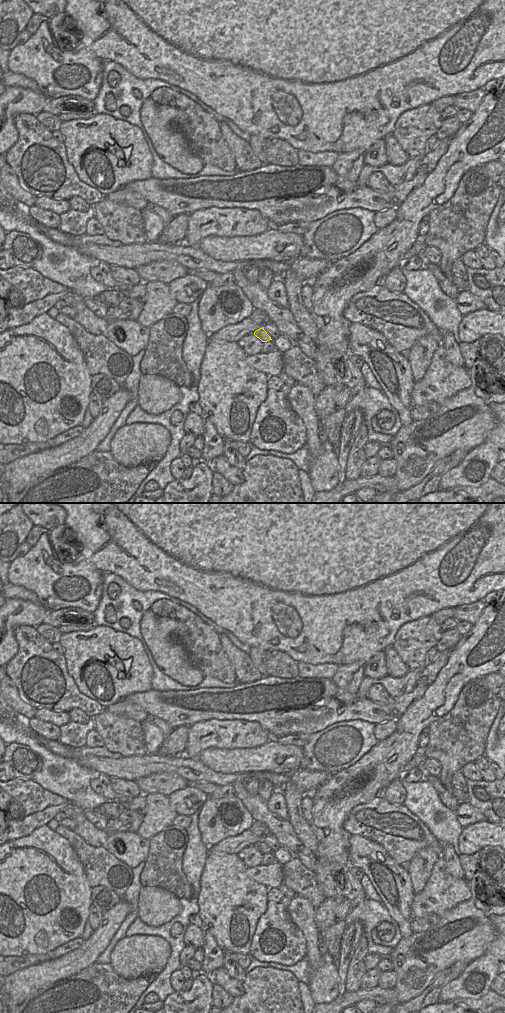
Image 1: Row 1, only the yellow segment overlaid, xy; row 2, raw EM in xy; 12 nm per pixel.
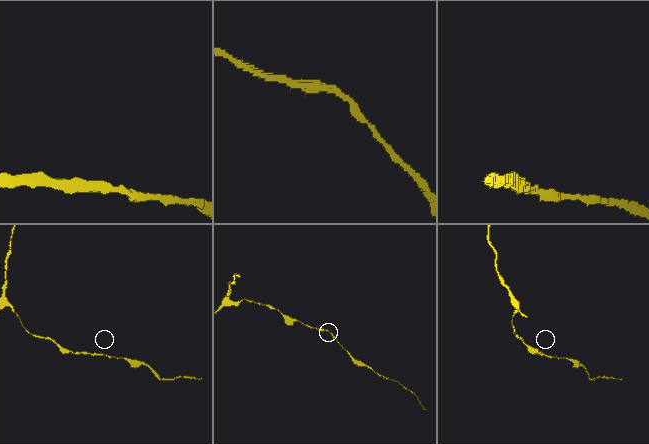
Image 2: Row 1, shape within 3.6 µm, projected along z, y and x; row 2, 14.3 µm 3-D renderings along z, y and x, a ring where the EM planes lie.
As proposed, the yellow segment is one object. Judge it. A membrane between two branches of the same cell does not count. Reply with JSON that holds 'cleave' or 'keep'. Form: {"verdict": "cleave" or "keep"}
{"verdict": "keep"}

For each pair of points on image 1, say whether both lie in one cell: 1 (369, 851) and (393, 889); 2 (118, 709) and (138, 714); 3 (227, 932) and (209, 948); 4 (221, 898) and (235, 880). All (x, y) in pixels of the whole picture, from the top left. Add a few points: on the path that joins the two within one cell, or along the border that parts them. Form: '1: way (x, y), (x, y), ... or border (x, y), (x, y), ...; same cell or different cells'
1: way (380, 860), (387, 864), (394, 872), (393, 878); same cell
2: way (123, 709), (133, 711); same cell
3: border (205, 930), (213, 937), (216, 944), (223, 951); different cells
4: way (225, 894), (226, 889), (231, 884); same cell

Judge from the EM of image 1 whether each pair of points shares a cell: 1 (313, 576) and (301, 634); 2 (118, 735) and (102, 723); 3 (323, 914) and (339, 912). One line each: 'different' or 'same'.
1: same
2: same
3: same

